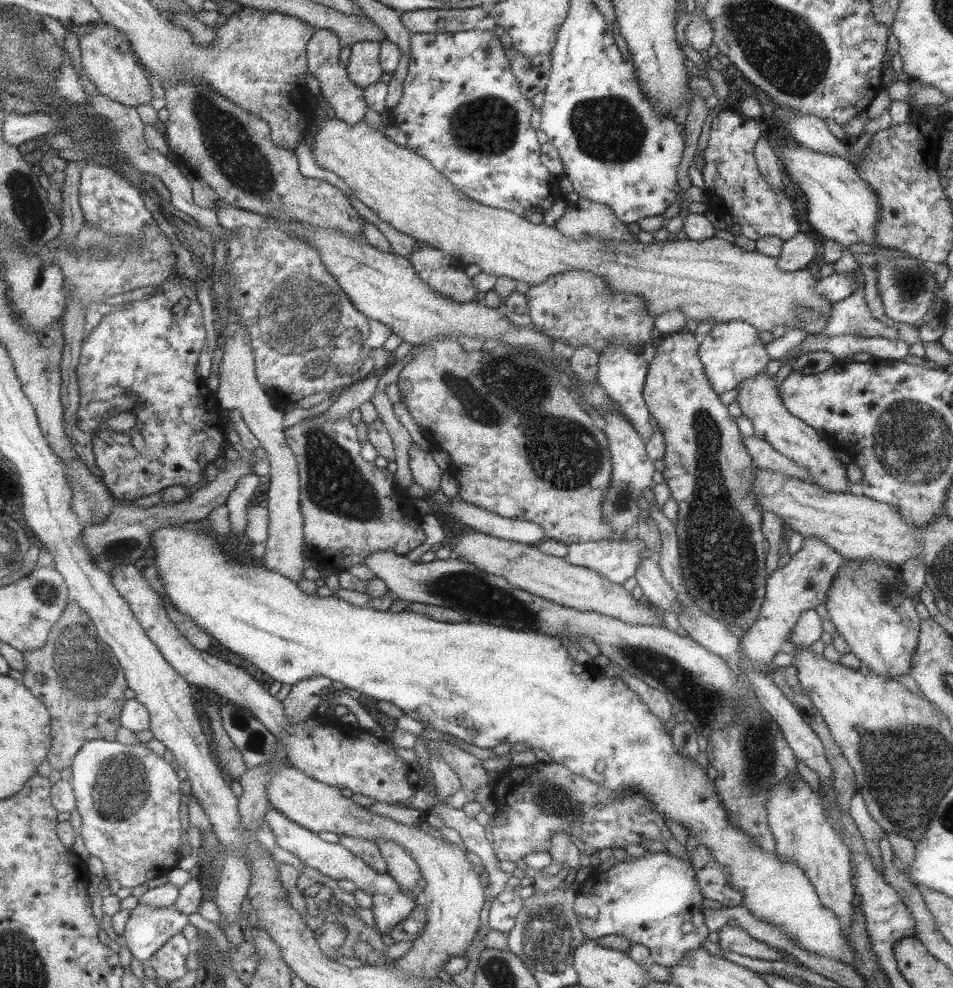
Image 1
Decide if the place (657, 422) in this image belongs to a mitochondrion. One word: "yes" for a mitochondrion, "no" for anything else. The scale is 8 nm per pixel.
no

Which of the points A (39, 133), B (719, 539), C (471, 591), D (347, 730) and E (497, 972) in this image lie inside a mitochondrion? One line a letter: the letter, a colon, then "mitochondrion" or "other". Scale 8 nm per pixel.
A: other
B: mitochondrion
C: mitochondrion
D: other
E: mitochondrion

